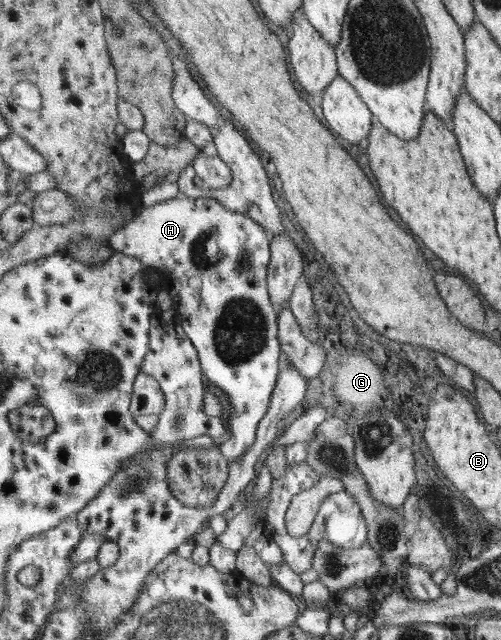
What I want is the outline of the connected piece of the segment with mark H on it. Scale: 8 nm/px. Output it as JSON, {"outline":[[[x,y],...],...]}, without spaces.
{"outline":[[[178,195],[143,208],[109,240],[114,250],[135,256],[156,271],[162,277],[163,287],[174,297],[175,310],[180,313],[183,328],[198,349],[207,383],[219,388],[229,400],[229,414],[224,420],[231,437],[221,444],[221,449],[227,459],[235,461],[255,442],[257,424],[269,410],[271,396],[278,384],[277,374],[282,367],[279,313],[267,288],[272,259],[271,236],[251,216],[233,212],[215,198]]]}

